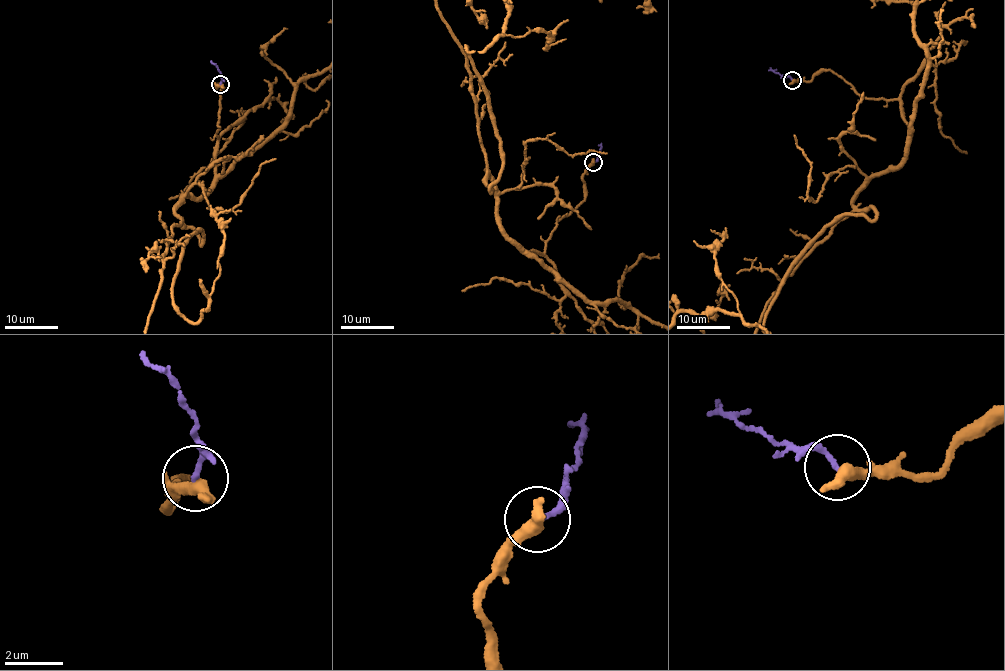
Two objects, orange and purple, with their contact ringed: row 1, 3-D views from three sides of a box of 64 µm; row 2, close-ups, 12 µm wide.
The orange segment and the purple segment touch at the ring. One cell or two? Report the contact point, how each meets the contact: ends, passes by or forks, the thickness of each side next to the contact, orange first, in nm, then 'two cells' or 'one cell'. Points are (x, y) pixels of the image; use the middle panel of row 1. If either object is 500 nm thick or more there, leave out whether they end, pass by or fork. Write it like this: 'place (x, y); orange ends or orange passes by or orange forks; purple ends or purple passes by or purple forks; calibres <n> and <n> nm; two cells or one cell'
place (593, 162); orange passes by; purple ends; calibres 380 and 190 nm; one cell

